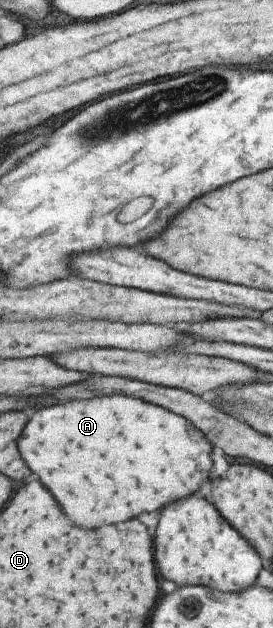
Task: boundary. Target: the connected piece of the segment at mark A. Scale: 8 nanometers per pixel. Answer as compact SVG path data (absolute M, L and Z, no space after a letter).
M132 396L74 400L35 410L18 441L25 460L33 466L33 472L41 476L45 486L57 494L57 500L65 506L65 514L73 518L73 524L101 528L131 520L143 512L163 510L171 502L191 497L201 488L203 480L209 480L213 472L212 442L184 416Z

